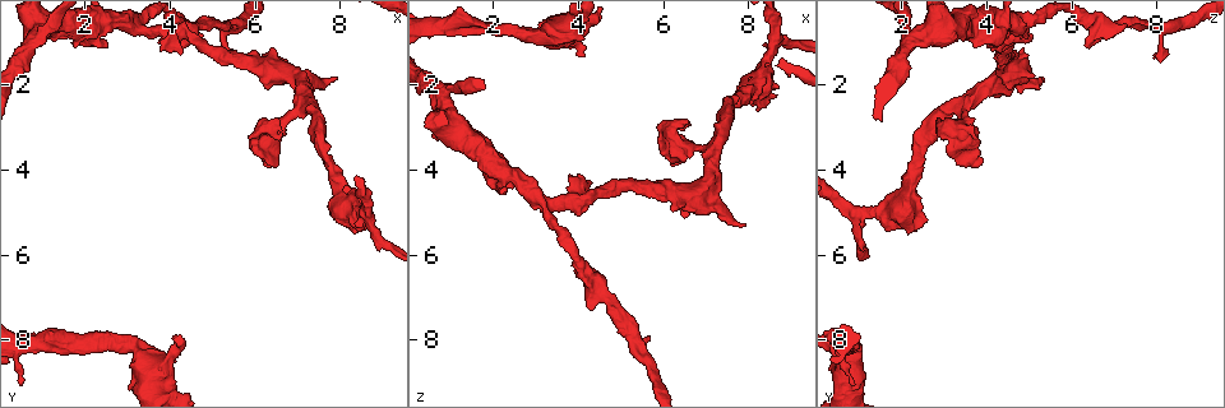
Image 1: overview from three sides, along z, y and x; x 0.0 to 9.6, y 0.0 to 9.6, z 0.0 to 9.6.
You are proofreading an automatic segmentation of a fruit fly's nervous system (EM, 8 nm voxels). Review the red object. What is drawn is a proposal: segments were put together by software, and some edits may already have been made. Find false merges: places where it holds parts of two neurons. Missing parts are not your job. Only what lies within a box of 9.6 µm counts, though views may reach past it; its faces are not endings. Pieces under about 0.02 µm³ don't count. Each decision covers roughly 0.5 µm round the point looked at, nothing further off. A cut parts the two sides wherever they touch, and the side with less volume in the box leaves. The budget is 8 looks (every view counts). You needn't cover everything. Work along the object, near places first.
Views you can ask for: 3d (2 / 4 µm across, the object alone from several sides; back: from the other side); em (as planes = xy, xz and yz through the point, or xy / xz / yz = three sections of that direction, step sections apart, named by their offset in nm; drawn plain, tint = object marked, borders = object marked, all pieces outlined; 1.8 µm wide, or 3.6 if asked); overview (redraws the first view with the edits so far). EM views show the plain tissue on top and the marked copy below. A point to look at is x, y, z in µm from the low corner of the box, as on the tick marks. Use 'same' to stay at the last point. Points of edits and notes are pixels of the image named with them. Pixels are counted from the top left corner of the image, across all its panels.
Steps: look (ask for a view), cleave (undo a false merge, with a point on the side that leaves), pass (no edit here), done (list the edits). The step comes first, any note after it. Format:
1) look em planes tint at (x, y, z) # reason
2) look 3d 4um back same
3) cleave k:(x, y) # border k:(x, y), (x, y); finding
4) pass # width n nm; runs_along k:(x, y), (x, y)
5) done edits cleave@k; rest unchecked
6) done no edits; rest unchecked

look 3d 4um at (6.75, 1.80, 4.55) # sharp bend

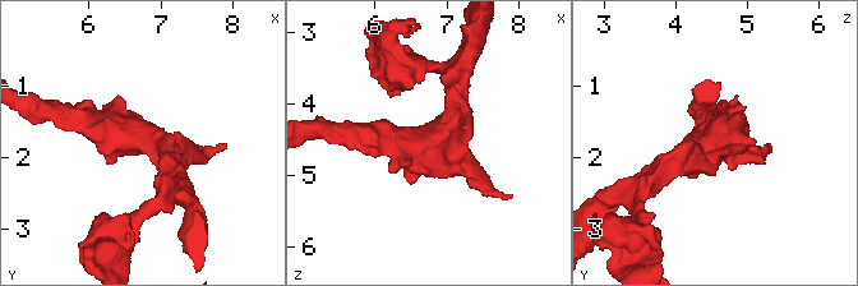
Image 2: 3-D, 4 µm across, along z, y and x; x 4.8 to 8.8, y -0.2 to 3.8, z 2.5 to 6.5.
look em yz step 4 tint at (6.70, 1.75, 4.55)

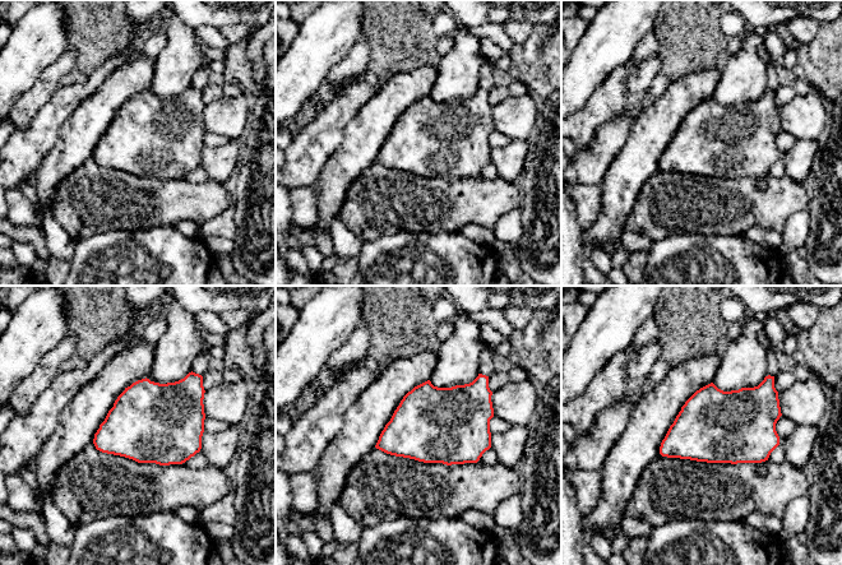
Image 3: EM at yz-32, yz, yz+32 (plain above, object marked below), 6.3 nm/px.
look em planes tint same # cut it another way

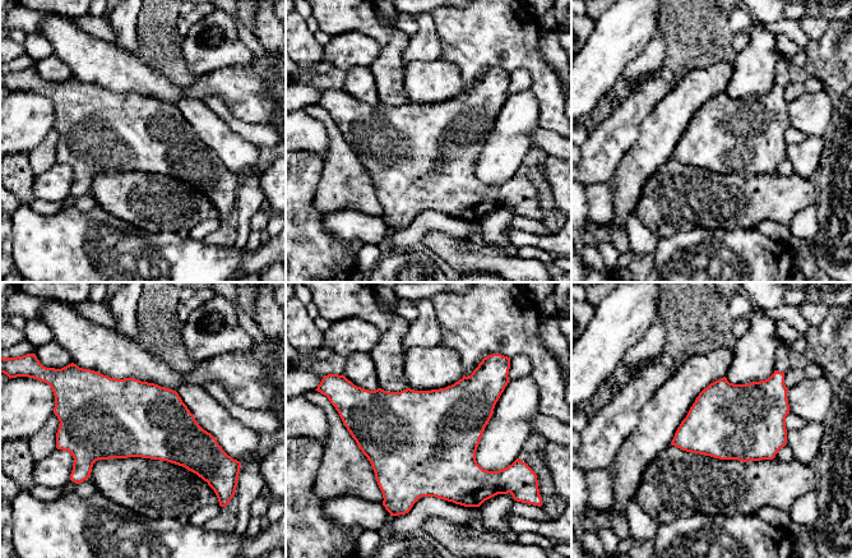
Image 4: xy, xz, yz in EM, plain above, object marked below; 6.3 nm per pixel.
pass # continuous, no second neuron

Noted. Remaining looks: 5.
look em planes tint at (8.00, 4.45, 2.25) # thick turns thin

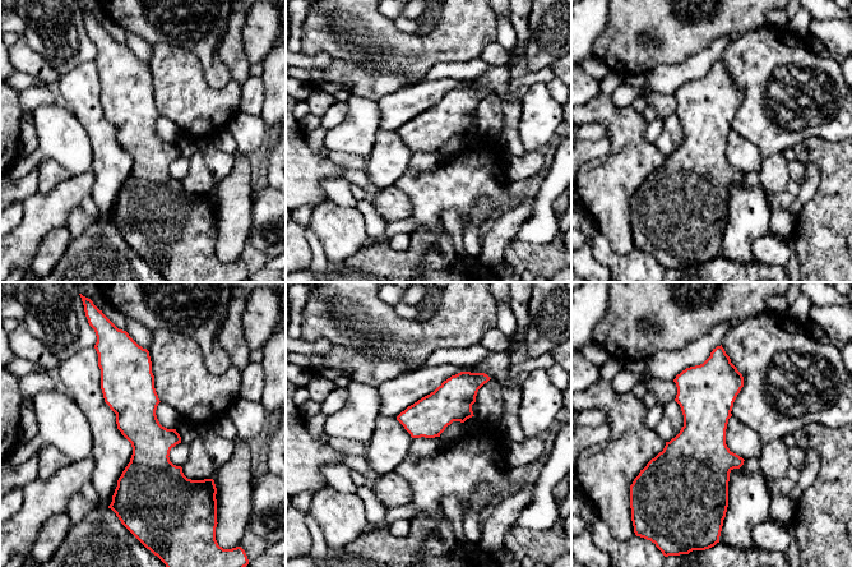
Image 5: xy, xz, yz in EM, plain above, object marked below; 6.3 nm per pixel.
pass # runs_along 5:(137, 349), (149, 502); all the same neuron

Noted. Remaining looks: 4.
look em xy step 16 tint at (4.40, 0.65, 6.65) # a fork

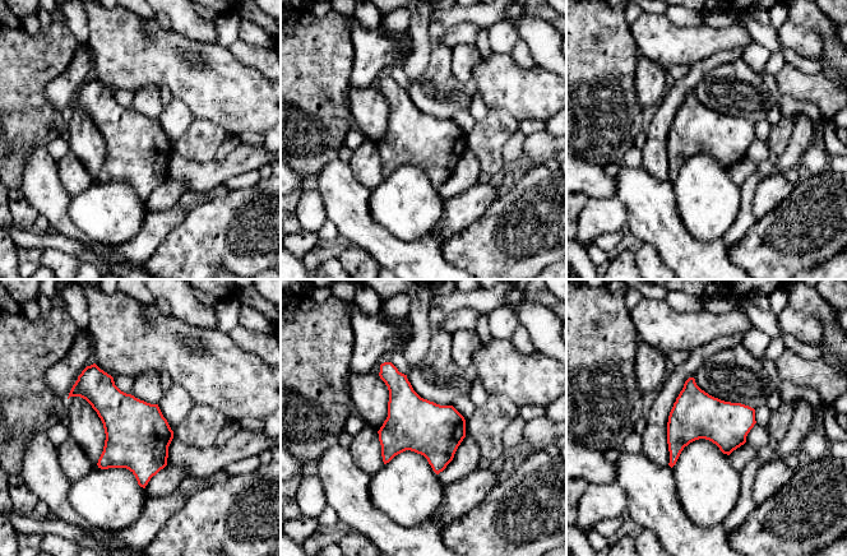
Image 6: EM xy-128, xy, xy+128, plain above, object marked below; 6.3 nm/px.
look em planes tint same # cut it another way

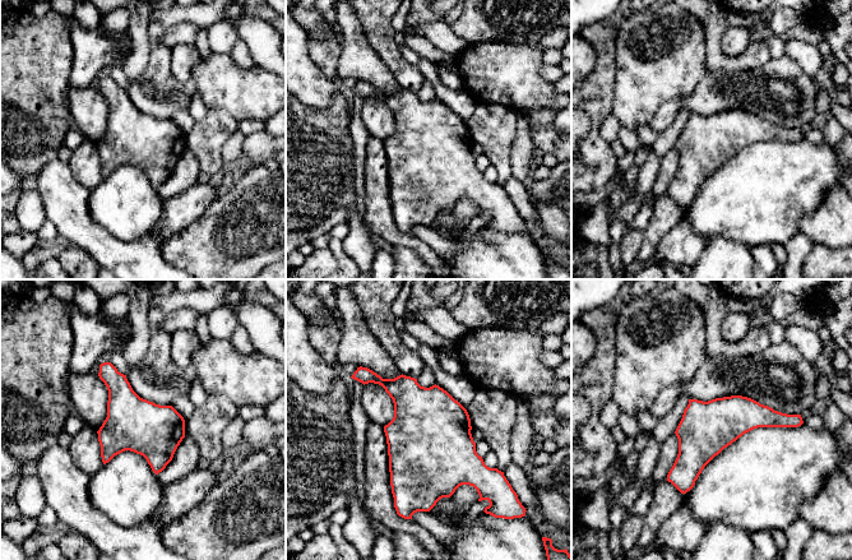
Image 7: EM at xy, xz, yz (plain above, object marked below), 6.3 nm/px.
pass # width 340 nm; runs_along 7:(791, 417), (731, 419), (670, 477); continuous, no second neuron

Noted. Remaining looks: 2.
look em 3.6um planes tint at (0.75, 0.95, 2.30) # side arm on a straight run

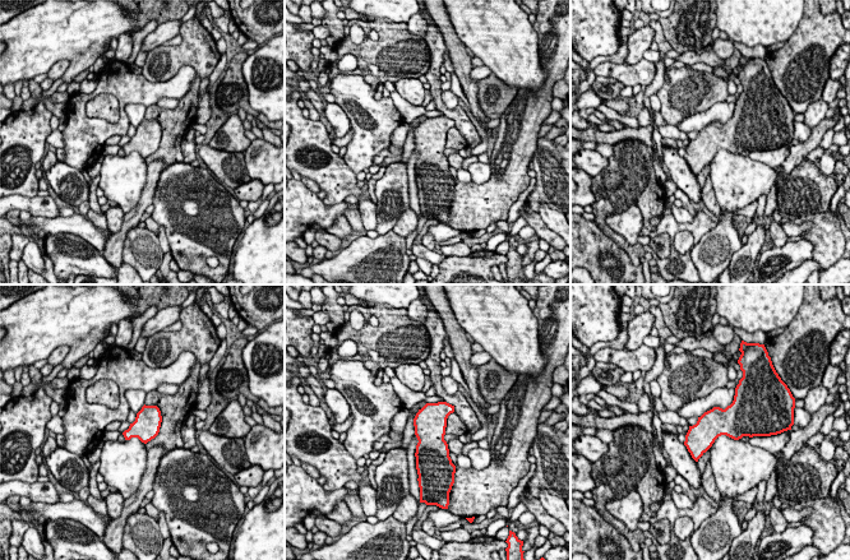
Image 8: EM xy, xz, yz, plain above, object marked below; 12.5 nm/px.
pass # one neuron here

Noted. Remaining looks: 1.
done no edits; rest unchecked

